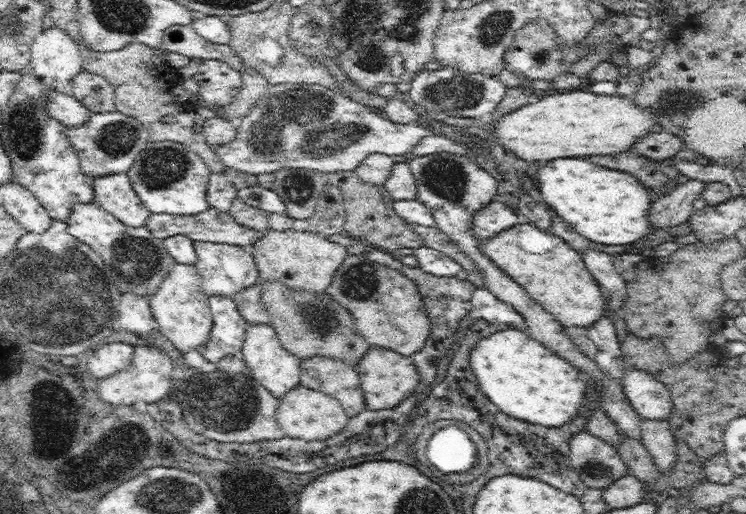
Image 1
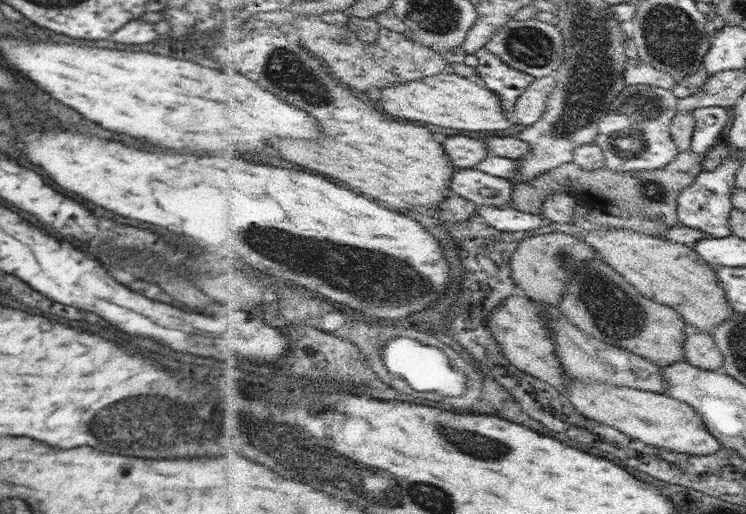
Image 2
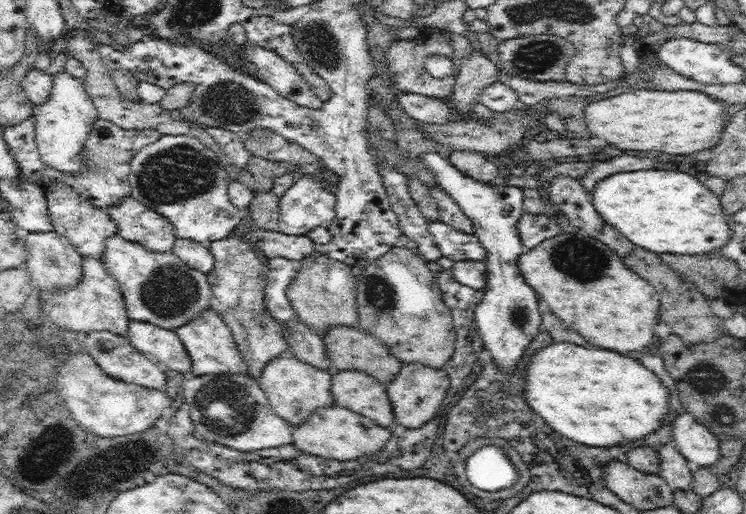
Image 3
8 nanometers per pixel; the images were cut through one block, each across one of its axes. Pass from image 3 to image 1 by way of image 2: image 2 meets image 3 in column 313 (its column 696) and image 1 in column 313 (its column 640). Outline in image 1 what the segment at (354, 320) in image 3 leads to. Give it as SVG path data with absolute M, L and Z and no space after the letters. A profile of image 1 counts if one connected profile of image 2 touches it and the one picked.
M271 227L249 243L260 280L277 278L292 288L307 288L316 292L326 291L332 274L342 264L348 250L342 244L330 242L323 233L316 231L276 230Z

